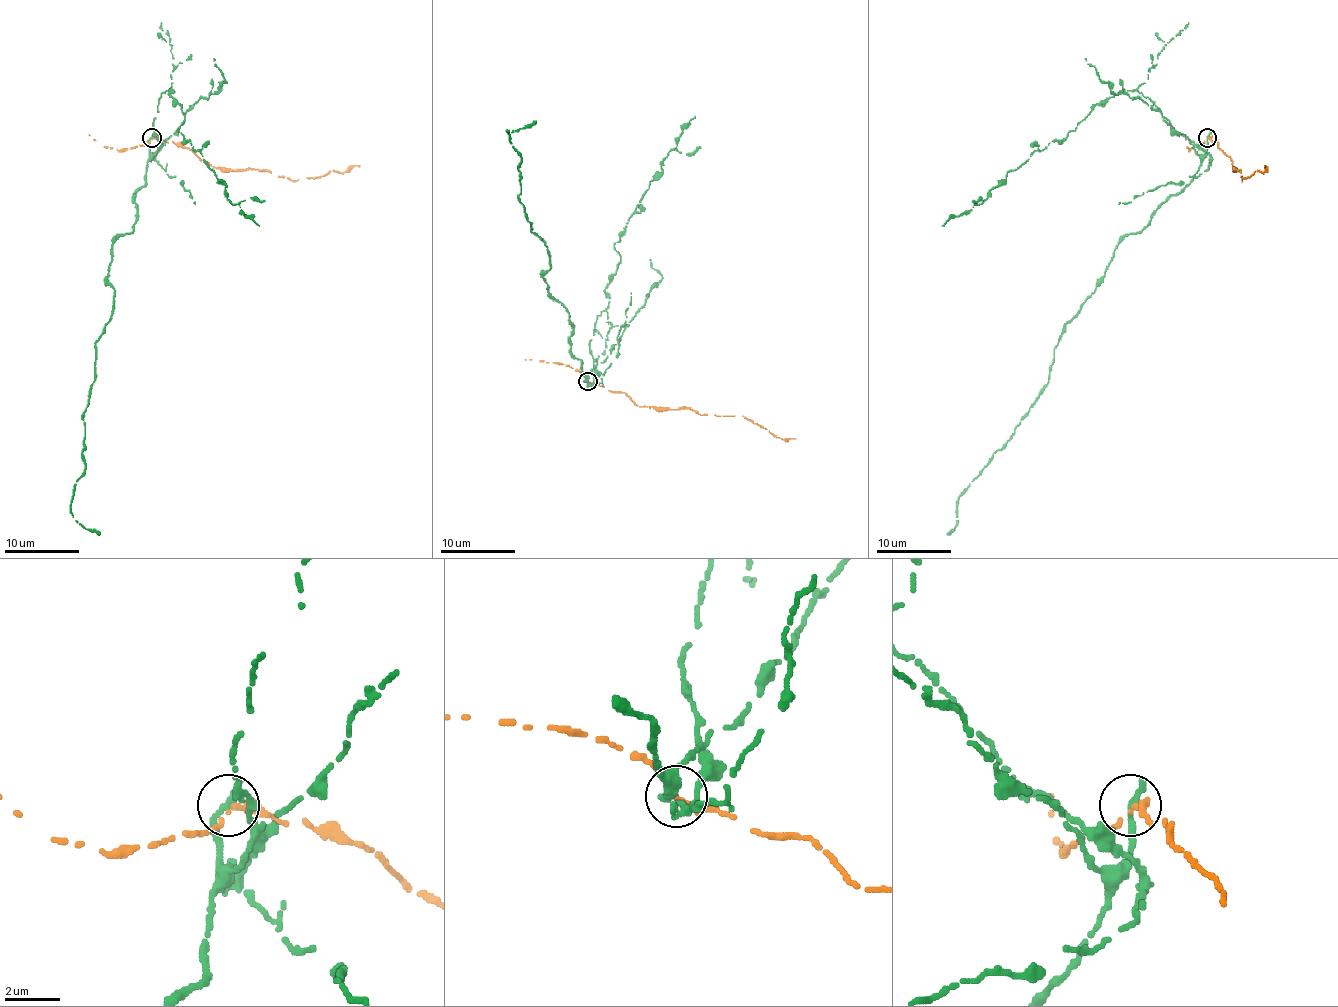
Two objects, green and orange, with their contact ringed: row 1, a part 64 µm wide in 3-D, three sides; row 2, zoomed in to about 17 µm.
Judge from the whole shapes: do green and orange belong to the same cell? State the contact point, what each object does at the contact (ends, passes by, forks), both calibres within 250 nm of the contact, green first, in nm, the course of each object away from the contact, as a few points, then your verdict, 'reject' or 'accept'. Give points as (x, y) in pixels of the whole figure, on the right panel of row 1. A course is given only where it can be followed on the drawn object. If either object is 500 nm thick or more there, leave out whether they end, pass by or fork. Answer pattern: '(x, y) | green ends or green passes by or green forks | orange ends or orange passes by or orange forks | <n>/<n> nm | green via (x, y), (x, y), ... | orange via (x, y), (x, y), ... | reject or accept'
(1207, 137) | green ends | orange passes by | 300/200 nm | green via (1207, 138), (1194, 177), (1117, 245), (1102, 282), (1065, 325), (1042, 393), (957, 500), (946, 534) | orange via (1207, 138), (1217, 141), (1234, 170), (1241, 171), (1241, 181), (1254, 171), (1264, 173), (1264, 166) | reject

